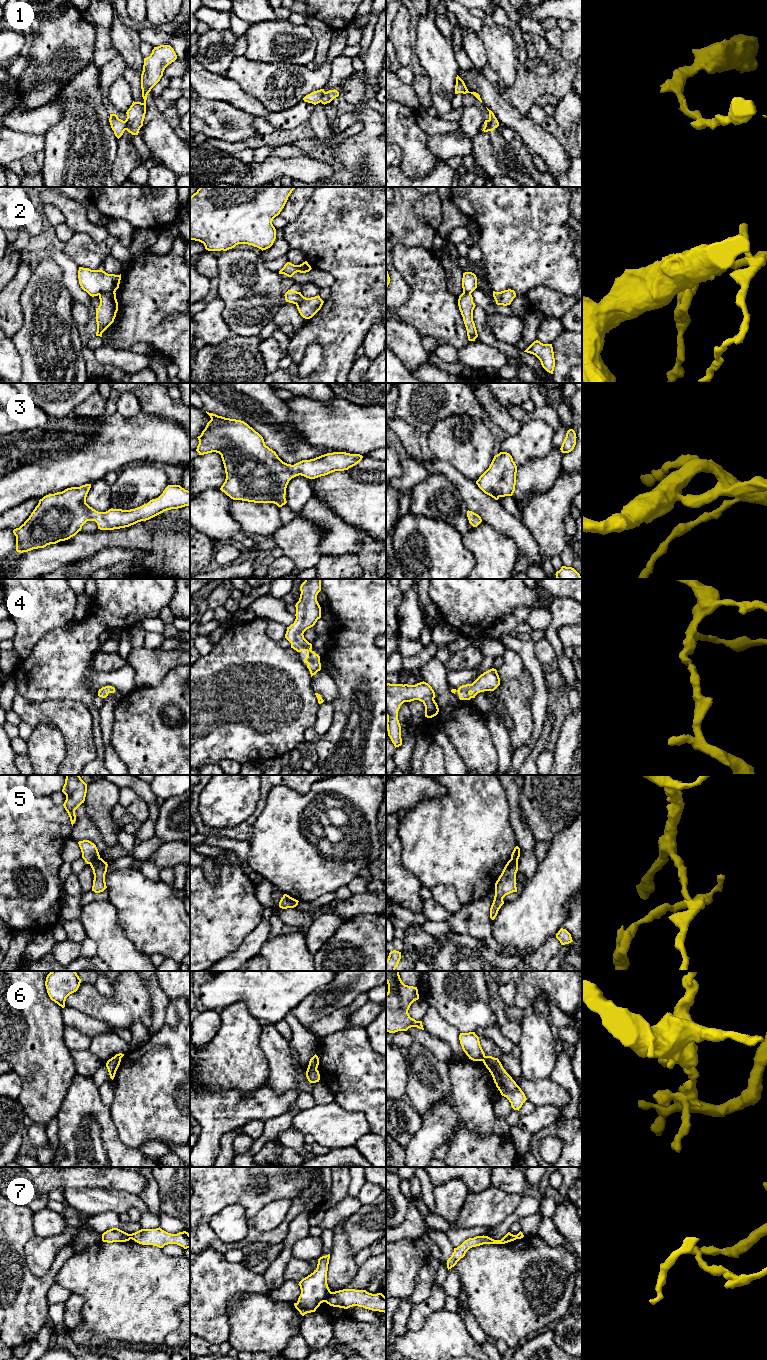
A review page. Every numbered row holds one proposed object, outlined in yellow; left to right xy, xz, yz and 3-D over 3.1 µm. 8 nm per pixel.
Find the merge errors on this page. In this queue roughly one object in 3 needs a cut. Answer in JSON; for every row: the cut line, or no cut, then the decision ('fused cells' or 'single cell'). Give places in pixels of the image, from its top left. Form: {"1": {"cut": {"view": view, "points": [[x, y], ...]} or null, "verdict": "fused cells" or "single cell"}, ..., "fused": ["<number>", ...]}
{"1": {"cut": {"view": "xz", "points": [[325, 92], [319, 101]]}, "verdict": "fused cells"}, "2": {"cut": {"view": "xy", "points": [[114, 291], [103, 291], [99, 295]]}, "verdict": "fused cells"}, "3": {"cut": null, "verdict": "single cell"}, "4": {"cut": null, "verdict": "single cell"}, "5": {"cut": {"view": "xy", "points": [[100, 858], [90, 864]]}, "verdict": "fused cells"}, "6": {"cut": {"view": "xz", "points": [[308, 1066], [316, 1069]]}, "verdict": "fused cells"}, "7": {"cut": {"view": "xz", "points": [[331, 1292], [323, 1301]]}, "verdict": "fused cells"}, "fused": ["1", "2", "5", "6", "7"]}

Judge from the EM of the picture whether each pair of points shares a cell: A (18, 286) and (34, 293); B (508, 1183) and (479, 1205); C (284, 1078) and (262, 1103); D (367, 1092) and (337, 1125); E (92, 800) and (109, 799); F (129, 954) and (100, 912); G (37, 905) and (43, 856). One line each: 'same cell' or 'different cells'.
A: different cells
B: different cells
C: different cells
D: different cells
E: same cell
F: same cell
G: same cell

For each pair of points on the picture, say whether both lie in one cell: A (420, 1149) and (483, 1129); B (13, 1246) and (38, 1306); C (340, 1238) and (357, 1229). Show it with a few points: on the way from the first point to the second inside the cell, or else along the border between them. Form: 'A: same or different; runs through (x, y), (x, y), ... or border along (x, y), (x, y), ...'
A: same; runs through (436, 1133), (452, 1117), (467, 1117)
B: same; runs through (13, 1261), (13, 1281), (23, 1291)
C: different; border along (344, 1219), (343, 1230), (348, 1245), (355, 1254)

